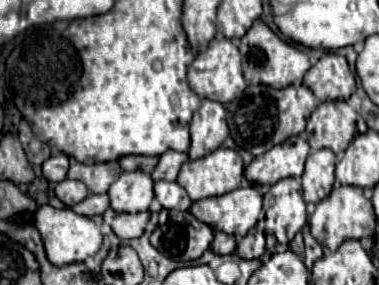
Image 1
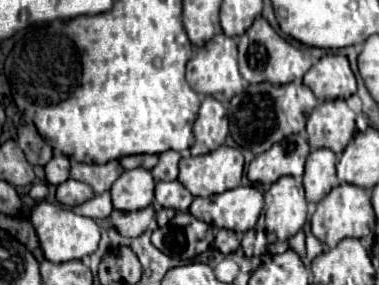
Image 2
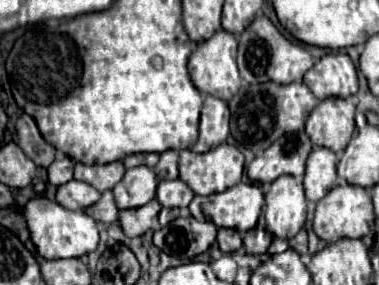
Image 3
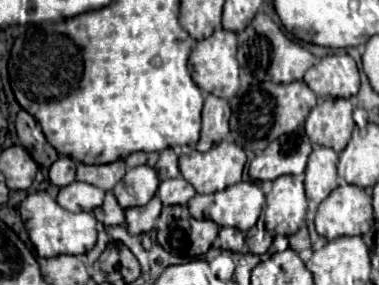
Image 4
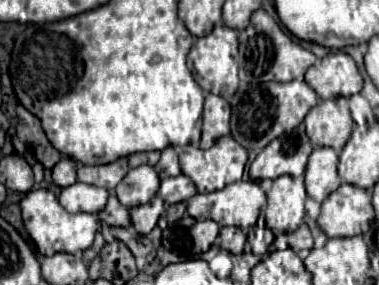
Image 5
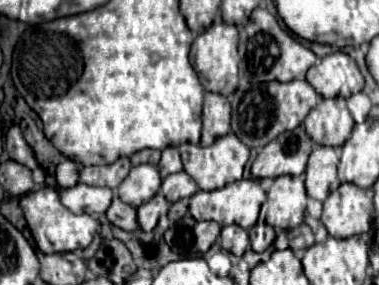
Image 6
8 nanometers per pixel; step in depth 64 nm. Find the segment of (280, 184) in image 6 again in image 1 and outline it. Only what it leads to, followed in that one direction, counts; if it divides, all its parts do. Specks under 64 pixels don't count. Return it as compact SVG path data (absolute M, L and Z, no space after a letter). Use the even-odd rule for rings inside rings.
M284 178L276 182L264 196L264 210L266 230L272 232L280 244L288 244L308 218L300 180Z

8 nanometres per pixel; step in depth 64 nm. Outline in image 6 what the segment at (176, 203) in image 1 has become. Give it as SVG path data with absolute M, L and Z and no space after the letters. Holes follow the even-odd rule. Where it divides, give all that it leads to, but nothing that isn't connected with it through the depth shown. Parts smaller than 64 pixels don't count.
M178 172L178 174L166 176L162 180L160 190L162 190L162 194L166 196L168 202L176 202L180 198L190 198L198 190L198 186L186 172Z

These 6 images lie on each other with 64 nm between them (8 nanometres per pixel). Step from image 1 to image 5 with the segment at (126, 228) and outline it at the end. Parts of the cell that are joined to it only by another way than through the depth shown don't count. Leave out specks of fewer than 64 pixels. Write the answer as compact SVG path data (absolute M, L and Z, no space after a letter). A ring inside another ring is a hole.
M154 196L148 204L142 204L142 206L136 206L136 208L130 210L132 228L138 234L152 232L152 228L158 222L158 218L162 216L162 212L164 212L164 202L160 200L160 196Z

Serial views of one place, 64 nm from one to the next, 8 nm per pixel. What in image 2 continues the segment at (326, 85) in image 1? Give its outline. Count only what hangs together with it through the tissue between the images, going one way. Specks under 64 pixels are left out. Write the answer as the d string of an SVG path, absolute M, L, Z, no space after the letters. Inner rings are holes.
M342 54L322 56L306 74L304 84L318 100L346 100L356 92L356 78Z

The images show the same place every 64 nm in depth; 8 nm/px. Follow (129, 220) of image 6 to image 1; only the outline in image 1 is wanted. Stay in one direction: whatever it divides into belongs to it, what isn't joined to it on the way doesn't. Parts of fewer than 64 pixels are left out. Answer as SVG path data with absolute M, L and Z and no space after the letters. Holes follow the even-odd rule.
M88 194L82 202L78 202L76 206L72 206L72 210L76 214L92 218L92 216L100 216L108 206L110 206L108 194Z

